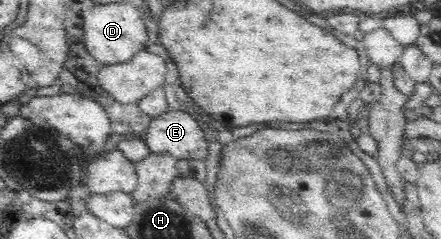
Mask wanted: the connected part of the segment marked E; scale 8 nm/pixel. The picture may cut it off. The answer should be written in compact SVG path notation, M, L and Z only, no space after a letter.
M168 110L153 118L143 140L153 154L168 153L178 160L207 157L205 134L187 112Z

